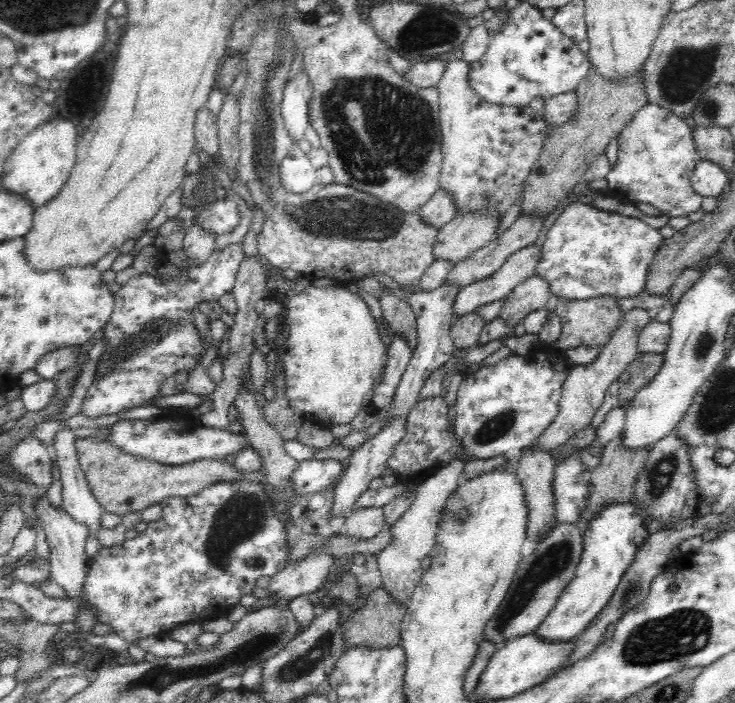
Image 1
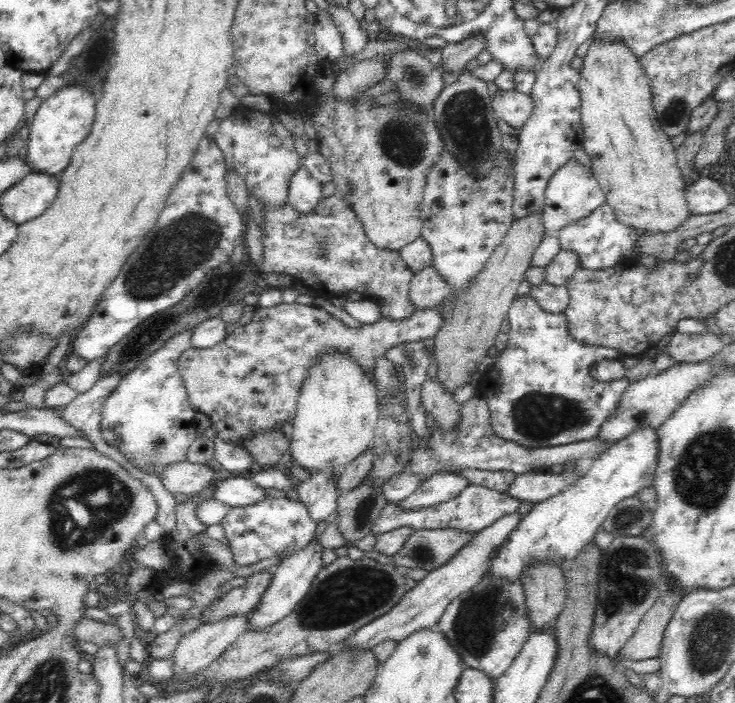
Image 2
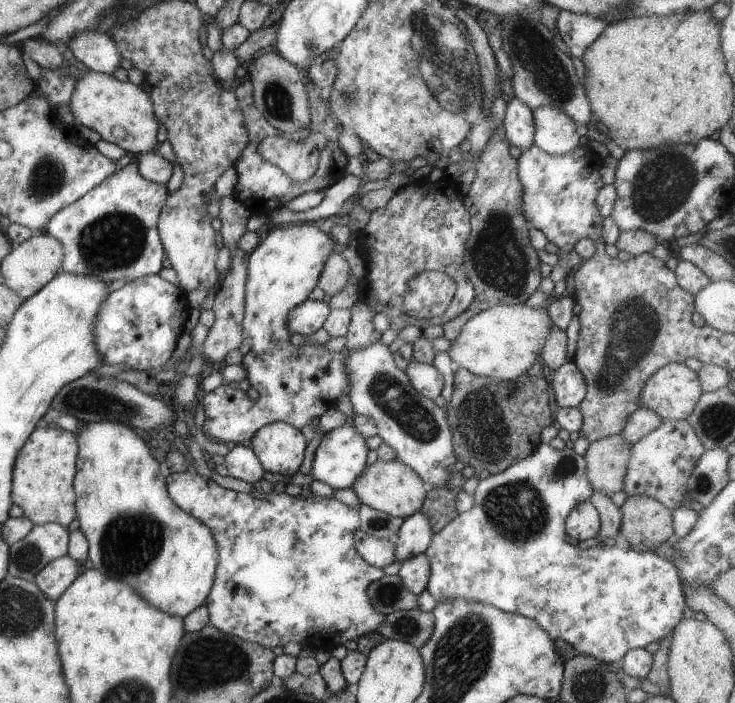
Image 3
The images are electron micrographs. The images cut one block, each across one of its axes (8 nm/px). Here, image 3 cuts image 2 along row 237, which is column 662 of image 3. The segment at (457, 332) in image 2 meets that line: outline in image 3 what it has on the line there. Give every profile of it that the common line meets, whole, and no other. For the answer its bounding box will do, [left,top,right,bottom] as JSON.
[618,494,672,552]

